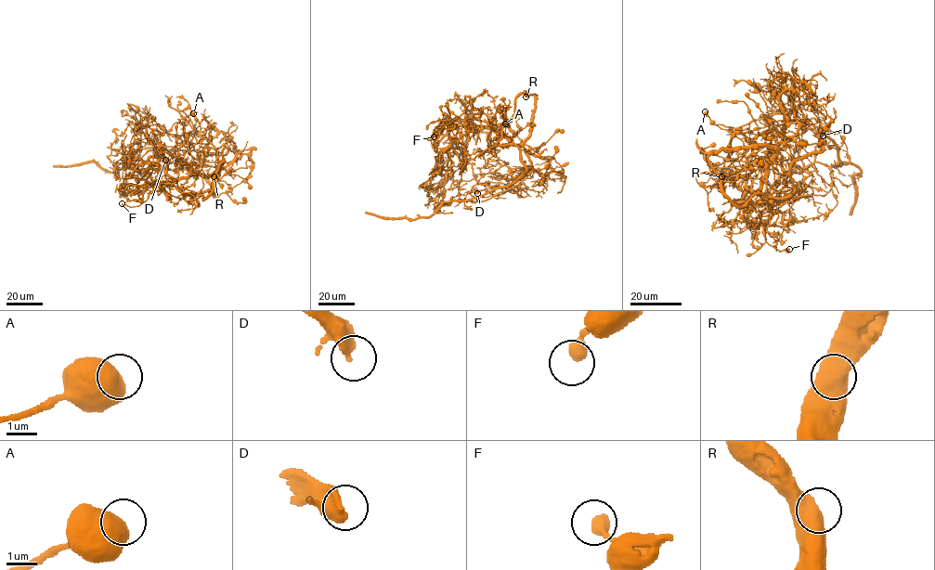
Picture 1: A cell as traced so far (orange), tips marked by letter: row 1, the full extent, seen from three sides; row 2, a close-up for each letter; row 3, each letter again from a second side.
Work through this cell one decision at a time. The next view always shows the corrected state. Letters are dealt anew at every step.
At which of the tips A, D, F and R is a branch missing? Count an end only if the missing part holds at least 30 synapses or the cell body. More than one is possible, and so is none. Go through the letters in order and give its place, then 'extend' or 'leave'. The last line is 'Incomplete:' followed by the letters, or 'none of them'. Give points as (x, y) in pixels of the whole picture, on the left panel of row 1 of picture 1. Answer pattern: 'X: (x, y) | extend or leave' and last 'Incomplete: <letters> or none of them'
A: (193, 113) | leave
D: (165, 160) | leave
F: (122, 203) | leave
R: (214, 176) | leave
Incomplete: none of them

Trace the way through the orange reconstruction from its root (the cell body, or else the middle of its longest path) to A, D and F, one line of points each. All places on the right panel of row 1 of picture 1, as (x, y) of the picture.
A: (821, 131), (804, 122), (786, 119), (744, 133), (733, 132), (720, 128), (705, 111)
D: (821, 131), (789, 122), (801, 124), (793, 102), (808, 103), (824, 116), (809, 126), (823, 136)
F: (821, 131), (821, 150), (798, 159), (781, 139), (761, 184), (765, 239), (779, 252), (789, 249)

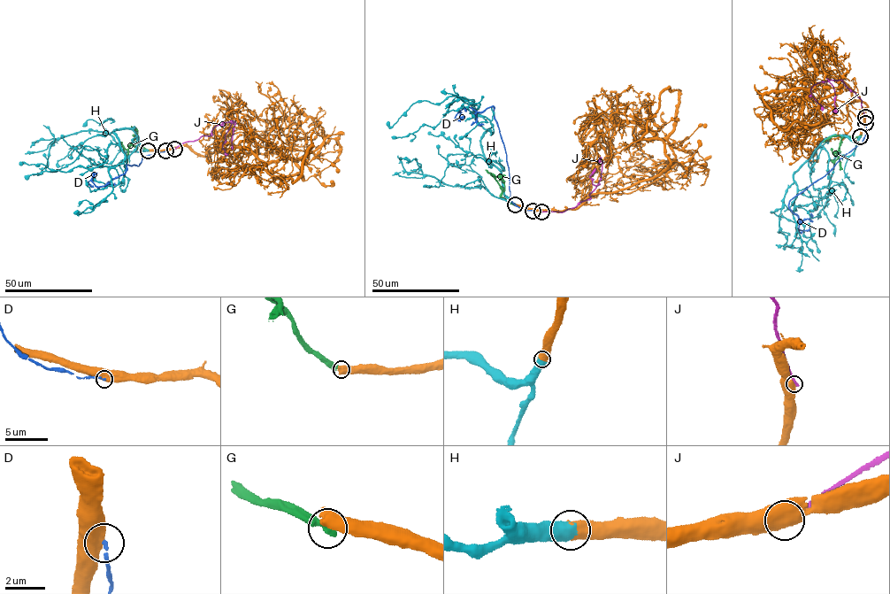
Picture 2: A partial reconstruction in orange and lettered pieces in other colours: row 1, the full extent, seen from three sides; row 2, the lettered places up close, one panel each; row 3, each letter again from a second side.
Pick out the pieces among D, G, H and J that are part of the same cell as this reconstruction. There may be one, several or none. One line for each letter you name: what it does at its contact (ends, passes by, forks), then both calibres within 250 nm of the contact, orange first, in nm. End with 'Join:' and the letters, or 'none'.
H: it ends | 700/800 nm
Join: H

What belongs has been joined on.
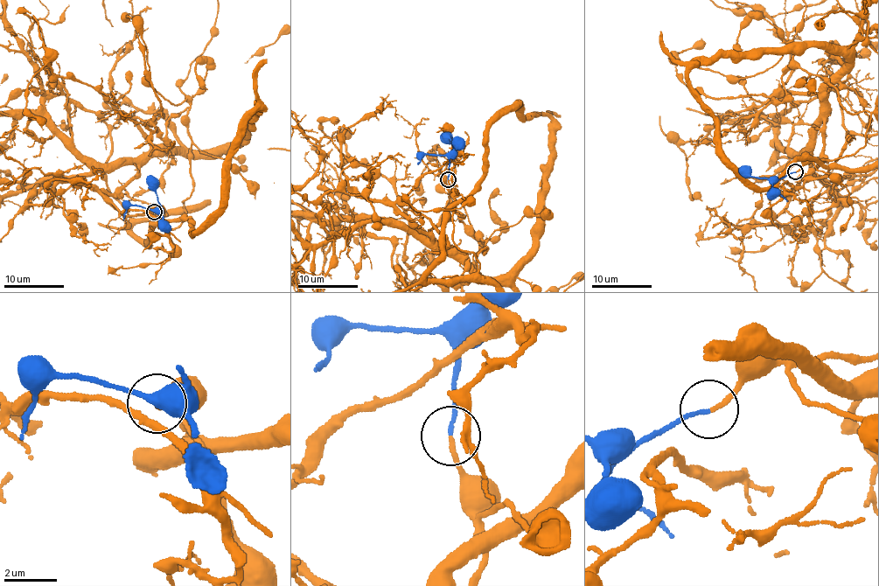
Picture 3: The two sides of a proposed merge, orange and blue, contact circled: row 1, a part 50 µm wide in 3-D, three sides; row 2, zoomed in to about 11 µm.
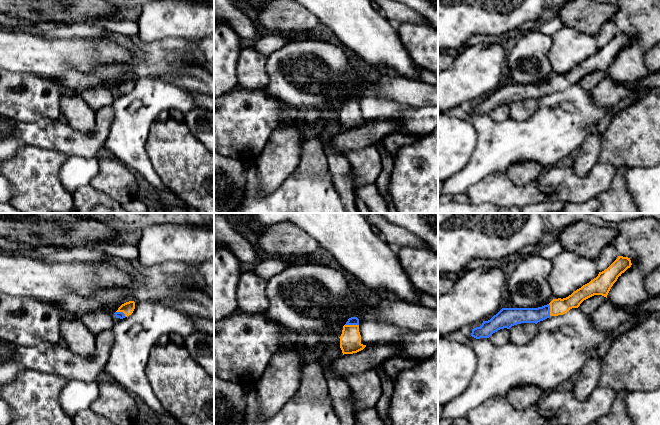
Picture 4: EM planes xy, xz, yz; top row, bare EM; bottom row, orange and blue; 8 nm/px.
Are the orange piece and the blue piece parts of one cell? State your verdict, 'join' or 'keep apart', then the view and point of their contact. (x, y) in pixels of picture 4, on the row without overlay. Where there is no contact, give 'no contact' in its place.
join; meets orange in xz at (352, 101)

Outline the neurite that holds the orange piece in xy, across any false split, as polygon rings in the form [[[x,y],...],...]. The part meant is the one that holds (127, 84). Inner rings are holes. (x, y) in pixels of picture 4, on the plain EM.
[[[129,77],[129,78],[122,80],[114,90],[116,94],[123,95],[131,91],[134,85],[135,85],[135,78]]]

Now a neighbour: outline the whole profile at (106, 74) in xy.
[[[110,63],[98,65],[93,75],[85,75],[78,70],[72,69],[62,78],[55,81],[77,93],[96,87],[110,87],[115,89],[116,87],[112,87],[112,84],[117,80],[121,82],[129,77],[134,77],[133,66],[127,63]]]

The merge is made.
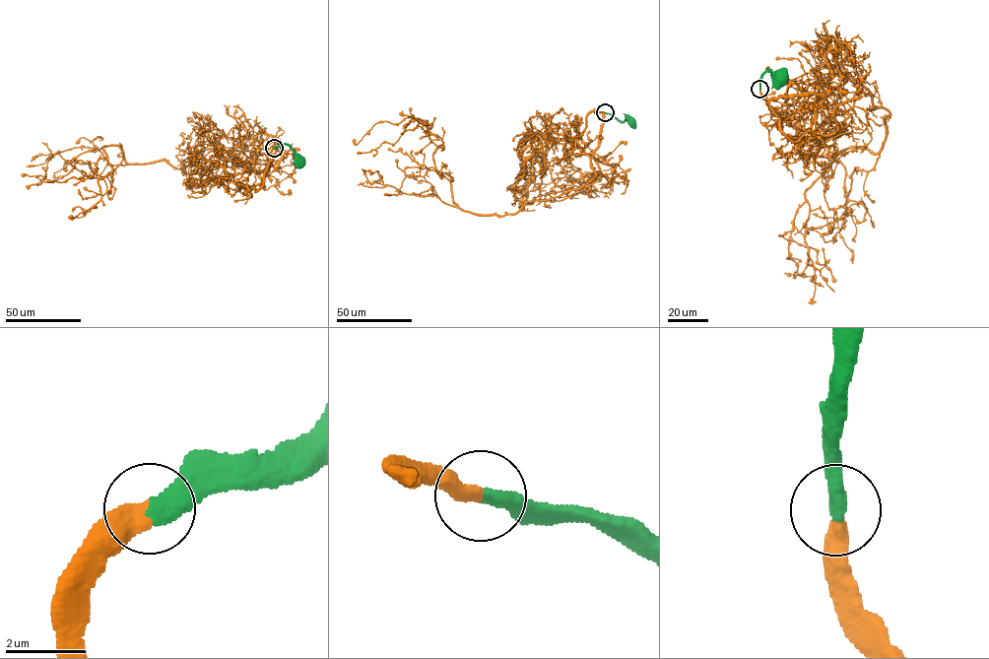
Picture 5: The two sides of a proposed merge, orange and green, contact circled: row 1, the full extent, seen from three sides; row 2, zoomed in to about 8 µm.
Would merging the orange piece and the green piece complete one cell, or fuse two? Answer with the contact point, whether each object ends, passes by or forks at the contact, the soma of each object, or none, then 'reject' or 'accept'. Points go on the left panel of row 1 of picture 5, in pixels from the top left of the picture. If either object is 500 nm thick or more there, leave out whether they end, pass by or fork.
at (274, 148); orange ends there; green ends there; no cell body on orange; cell body of green at (299, 162); accept

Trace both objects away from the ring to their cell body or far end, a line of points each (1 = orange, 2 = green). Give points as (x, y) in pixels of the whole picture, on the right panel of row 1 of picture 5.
1: (759, 89), (842, 103), (859, 81), (890, 113), (883, 148), (843, 150), (778, 235), (815, 249), (834, 282)
2: (759, 89), (761, 77), (768, 70), (779, 78)

